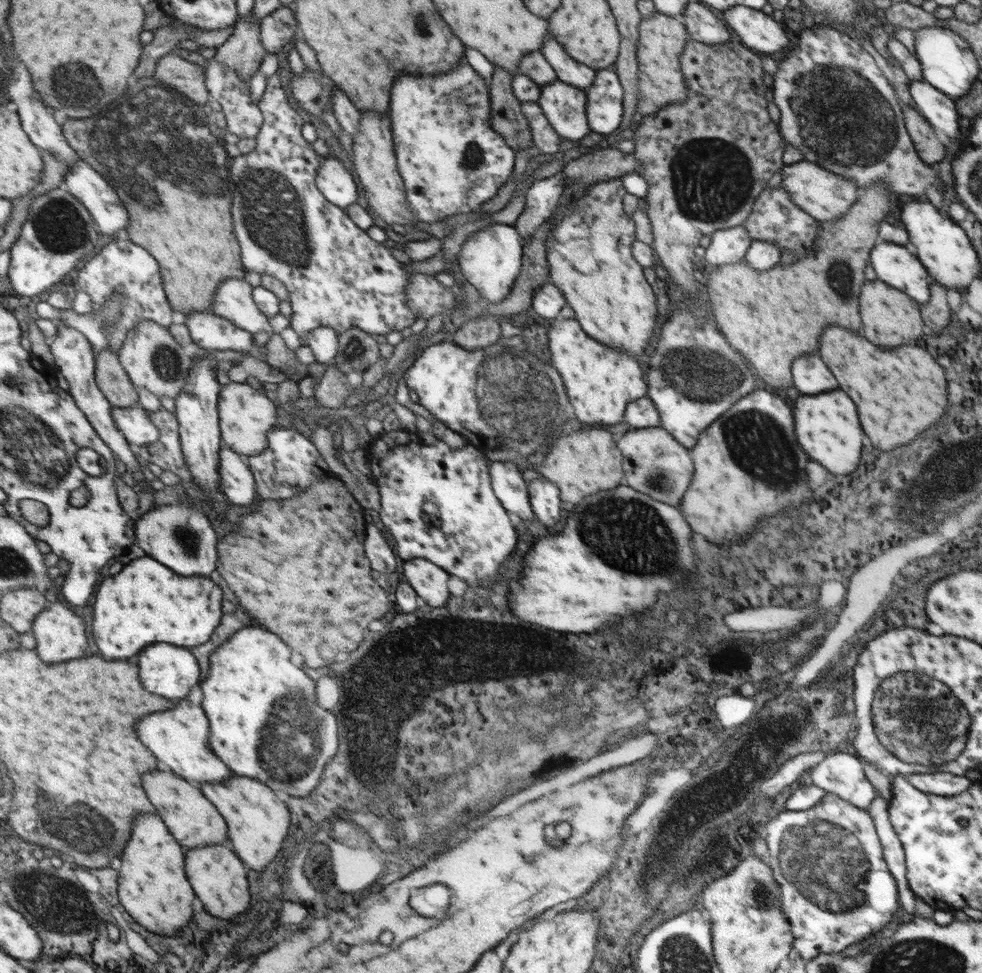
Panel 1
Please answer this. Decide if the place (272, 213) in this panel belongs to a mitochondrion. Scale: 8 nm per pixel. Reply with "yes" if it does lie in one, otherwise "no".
yes

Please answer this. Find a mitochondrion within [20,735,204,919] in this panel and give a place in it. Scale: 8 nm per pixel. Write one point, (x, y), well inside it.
(88, 832)

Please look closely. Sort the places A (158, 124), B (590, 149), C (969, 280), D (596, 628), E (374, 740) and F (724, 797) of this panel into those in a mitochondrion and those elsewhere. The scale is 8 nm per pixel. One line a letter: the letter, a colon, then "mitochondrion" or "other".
A: mitochondrion
B: other
C: other
D: other
E: mitochondrion
F: other

